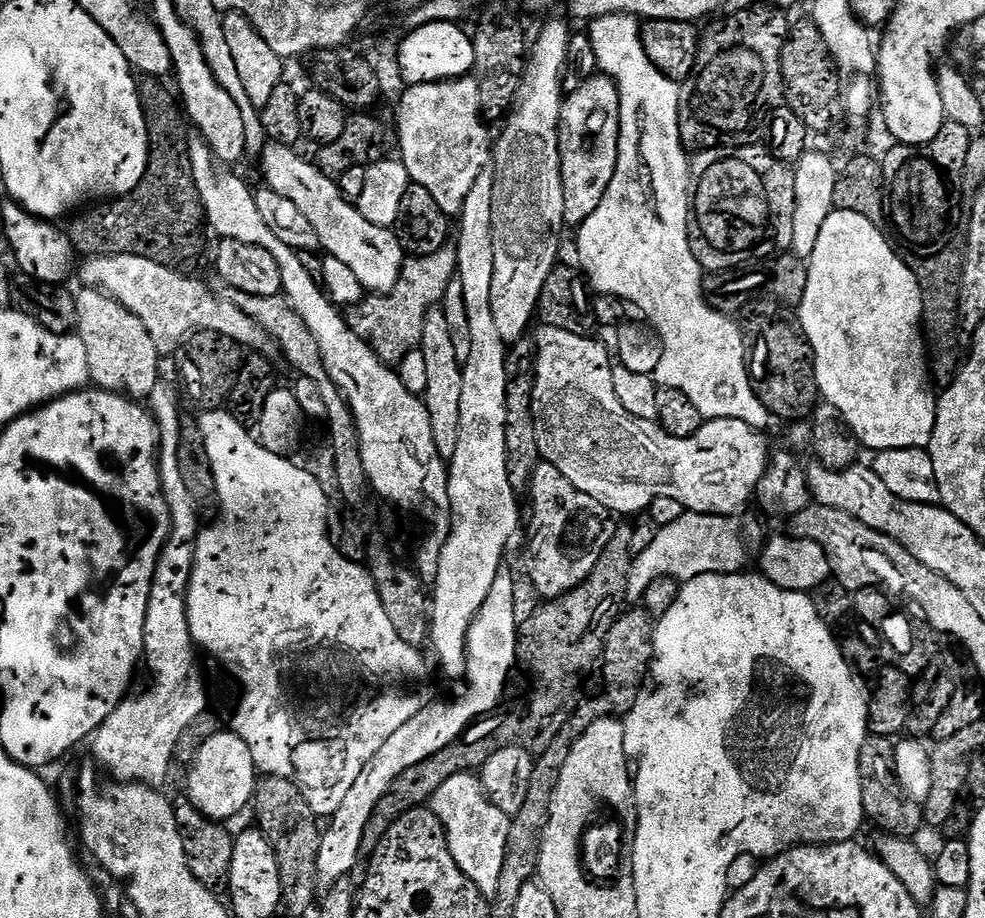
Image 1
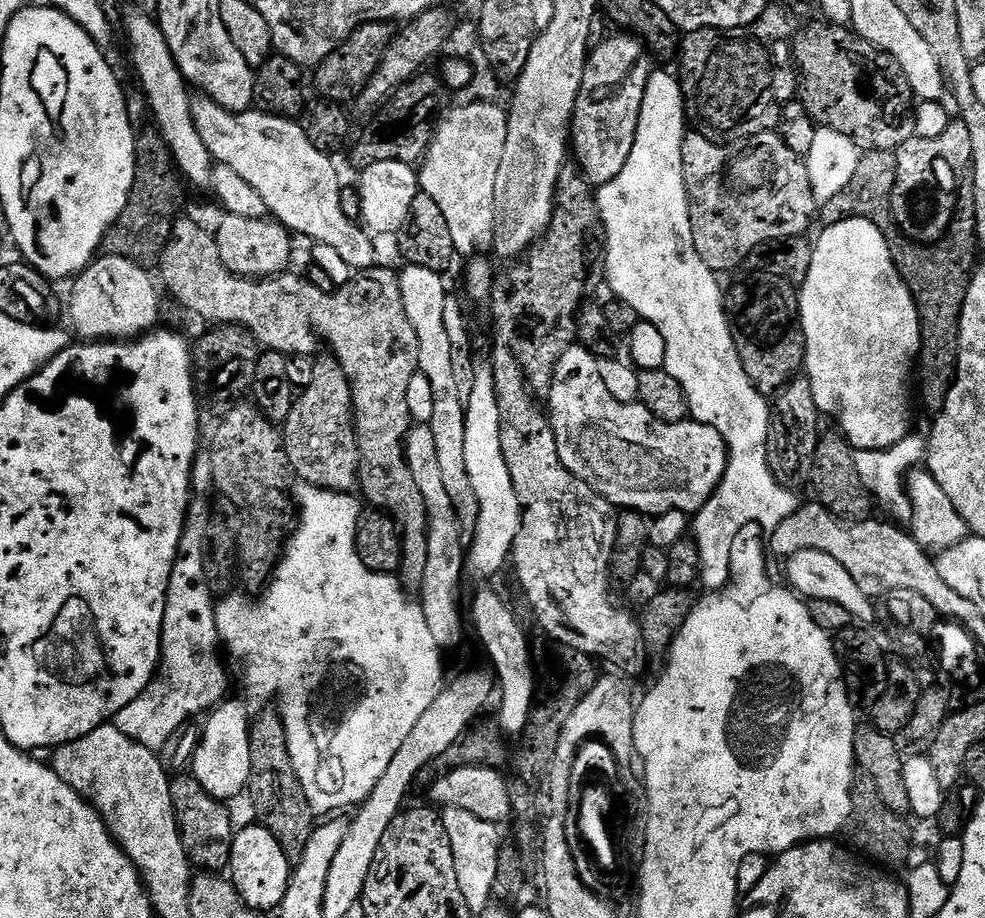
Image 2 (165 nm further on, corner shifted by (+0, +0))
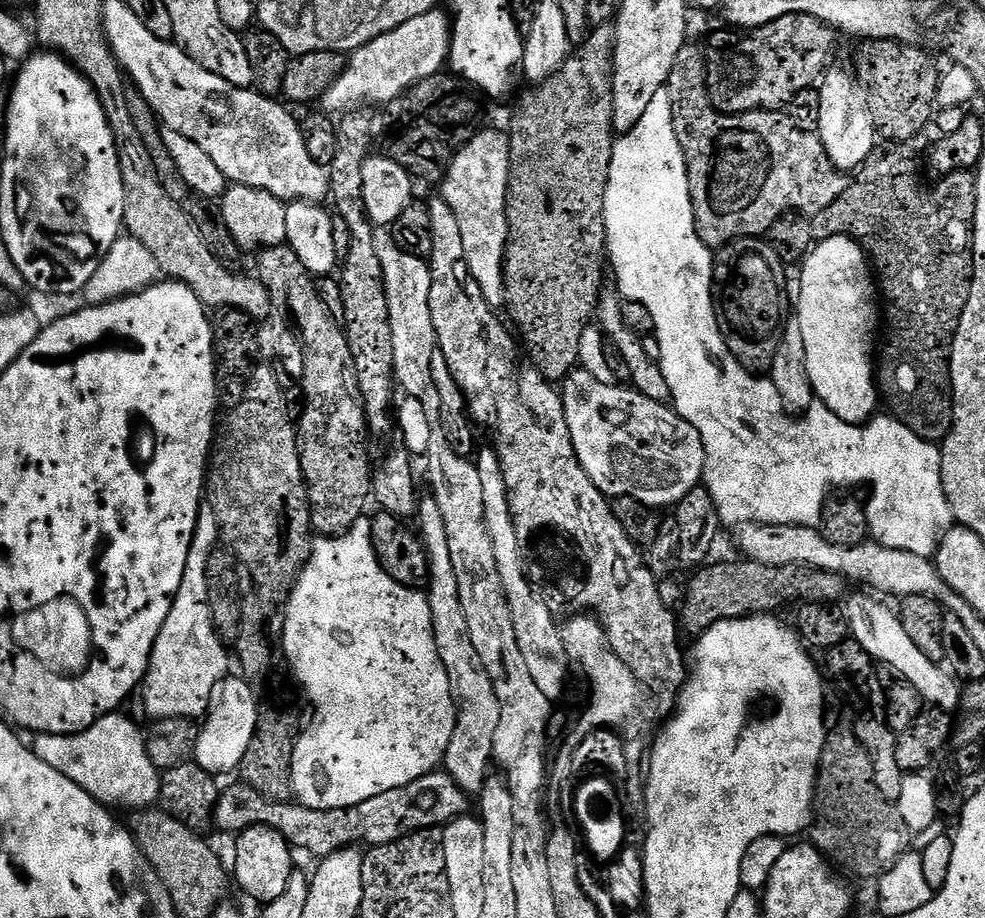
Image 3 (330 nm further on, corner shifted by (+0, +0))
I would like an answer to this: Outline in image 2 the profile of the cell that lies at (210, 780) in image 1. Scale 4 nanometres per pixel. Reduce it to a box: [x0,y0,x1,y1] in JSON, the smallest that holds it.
[190,700,252,801]

